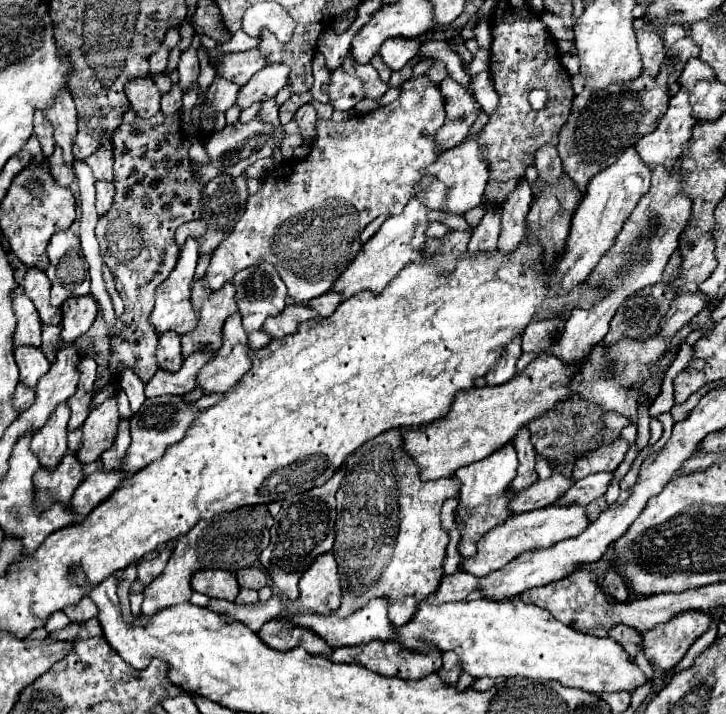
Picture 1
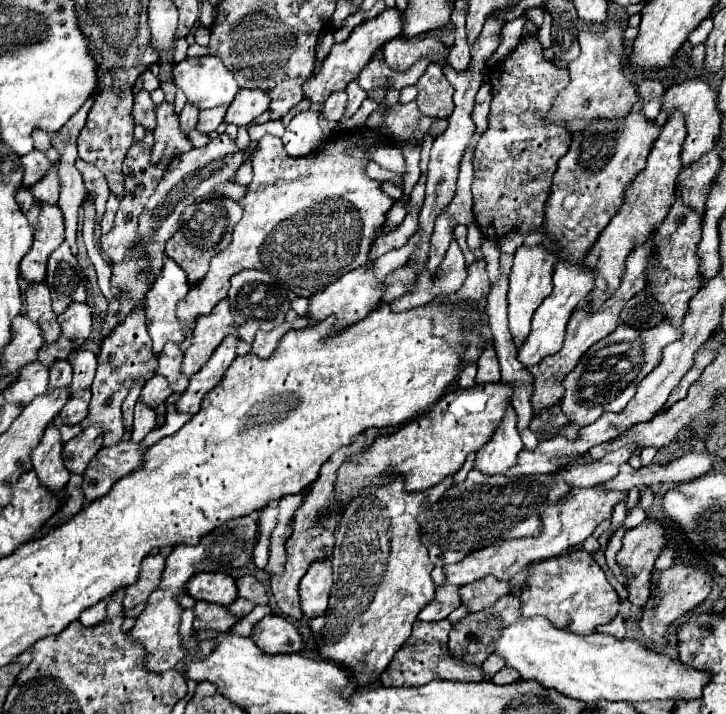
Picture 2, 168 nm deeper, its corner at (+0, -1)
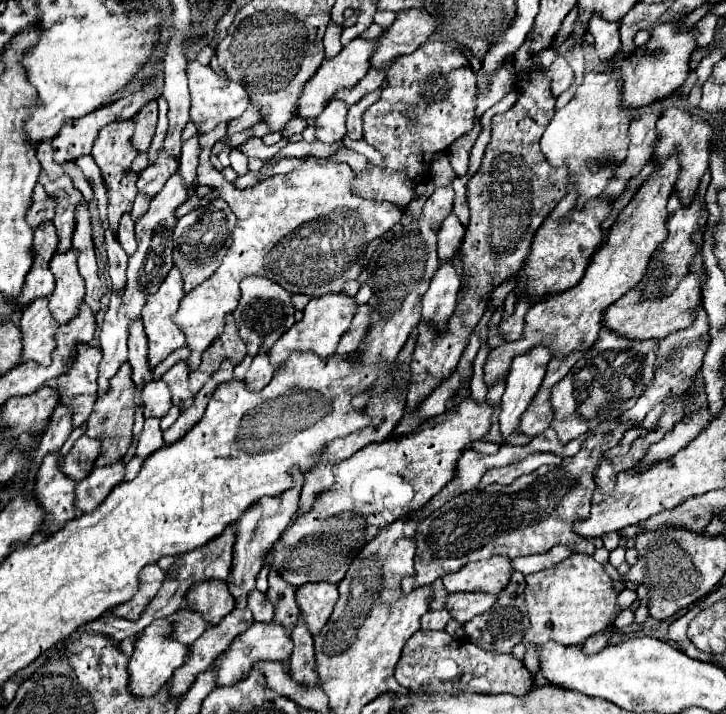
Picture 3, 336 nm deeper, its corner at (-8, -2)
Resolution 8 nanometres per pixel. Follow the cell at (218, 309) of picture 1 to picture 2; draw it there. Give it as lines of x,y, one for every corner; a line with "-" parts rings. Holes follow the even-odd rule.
223,300
215,306
215,310
209,316
203,316
197,320
191,346
185,350
185,356
183,356
181,372
187,378
191,378
195,372
199,372
201,366
211,358
215,348
227,336
237,338
237,328
235,328
231,312
229,312
229,300

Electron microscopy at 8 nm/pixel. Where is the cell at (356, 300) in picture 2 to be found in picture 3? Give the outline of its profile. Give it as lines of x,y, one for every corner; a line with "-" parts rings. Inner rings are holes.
329,293
323,297
313,297
307,303
303,319
295,323
285,335
281,335
281,339
271,347
273,349
269,351
271,363
275,367
281,367
287,361
289,353
293,351
313,351
317,355
333,355
337,351
337,343
341,335
349,329
357,309
359,309
359,303
351,295
345,295
345,293

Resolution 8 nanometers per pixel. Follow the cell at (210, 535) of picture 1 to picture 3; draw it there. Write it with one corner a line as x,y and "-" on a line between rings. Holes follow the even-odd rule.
155,619
151,625
147,625
141,633
141,637
135,641
135,651
129,661
129,689
133,695
155,695
175,673
185,663
185,657
189,653
189,647
179,643
177,639
171,637
173,625
169,619

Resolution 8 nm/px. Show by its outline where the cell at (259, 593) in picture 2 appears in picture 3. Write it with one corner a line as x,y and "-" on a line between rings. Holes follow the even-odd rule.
251,591
249,595
249,601
247,601
247,607
253,611
253,617
255,621
273,621
273,615
275,615
275,607
271,607
271,601
267,599
265,593
261,591

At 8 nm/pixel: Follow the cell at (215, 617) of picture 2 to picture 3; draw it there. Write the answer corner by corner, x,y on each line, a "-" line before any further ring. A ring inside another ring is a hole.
177,611
171,615
171,623
175,627
173,637
185,645
191,645
203,635
203,631
211,629
211,625
197,611

